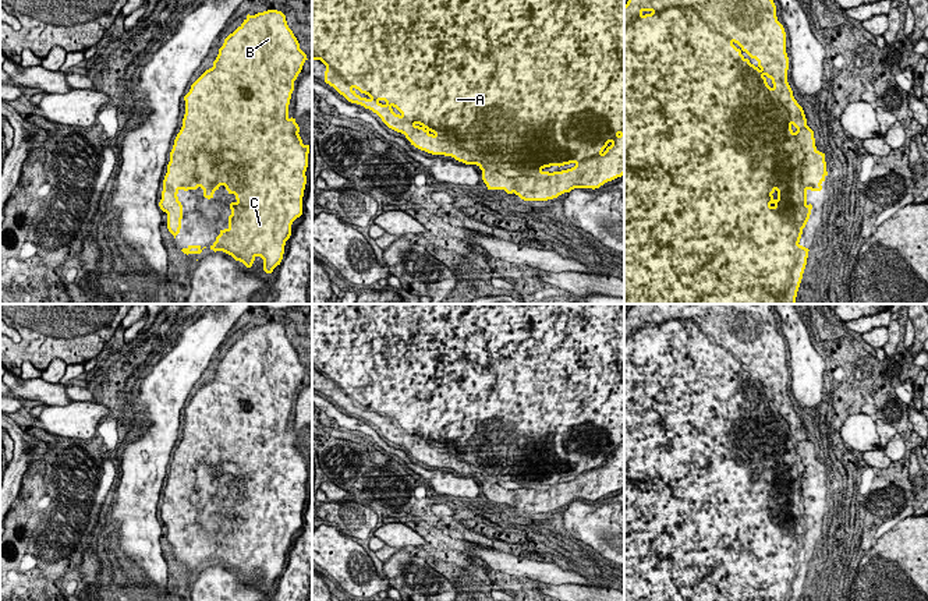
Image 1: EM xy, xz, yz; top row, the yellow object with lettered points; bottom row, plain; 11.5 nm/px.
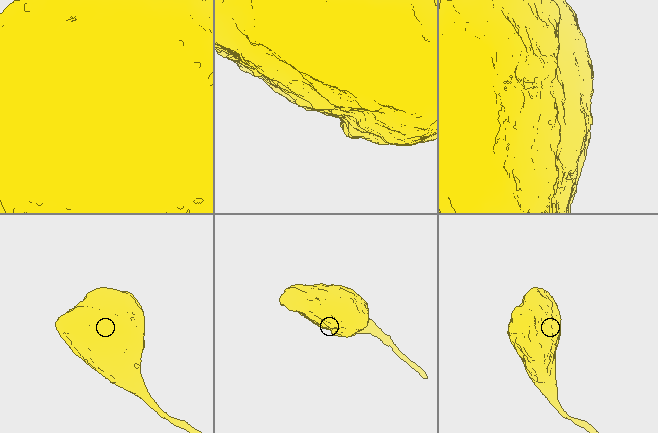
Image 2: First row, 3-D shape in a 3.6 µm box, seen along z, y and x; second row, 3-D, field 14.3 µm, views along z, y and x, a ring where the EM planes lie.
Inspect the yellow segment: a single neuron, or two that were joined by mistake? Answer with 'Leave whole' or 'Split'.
Leave whole

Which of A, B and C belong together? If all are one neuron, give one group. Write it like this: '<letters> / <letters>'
A B C

